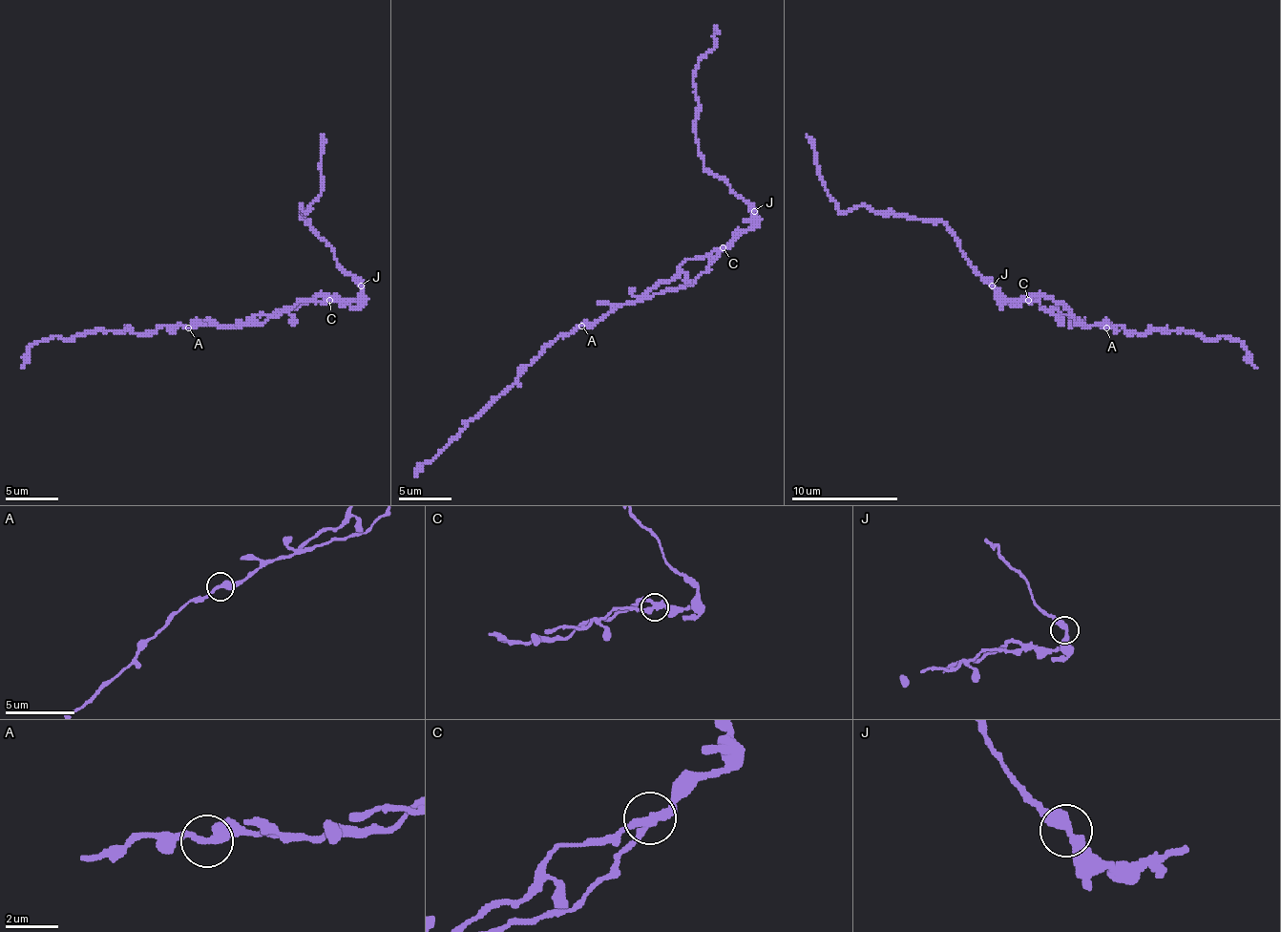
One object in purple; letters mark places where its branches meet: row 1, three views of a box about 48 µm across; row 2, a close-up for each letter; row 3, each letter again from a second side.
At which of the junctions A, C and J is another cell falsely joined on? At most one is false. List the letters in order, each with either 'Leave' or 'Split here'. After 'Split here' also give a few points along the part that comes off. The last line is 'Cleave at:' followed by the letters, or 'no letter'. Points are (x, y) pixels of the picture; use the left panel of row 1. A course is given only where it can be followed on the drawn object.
A: Leave
C: Split here. Course of the part to remove: (328, 299), (294, 304), (276, 314), (246, 320)
J: Leave
Cleave at: C

